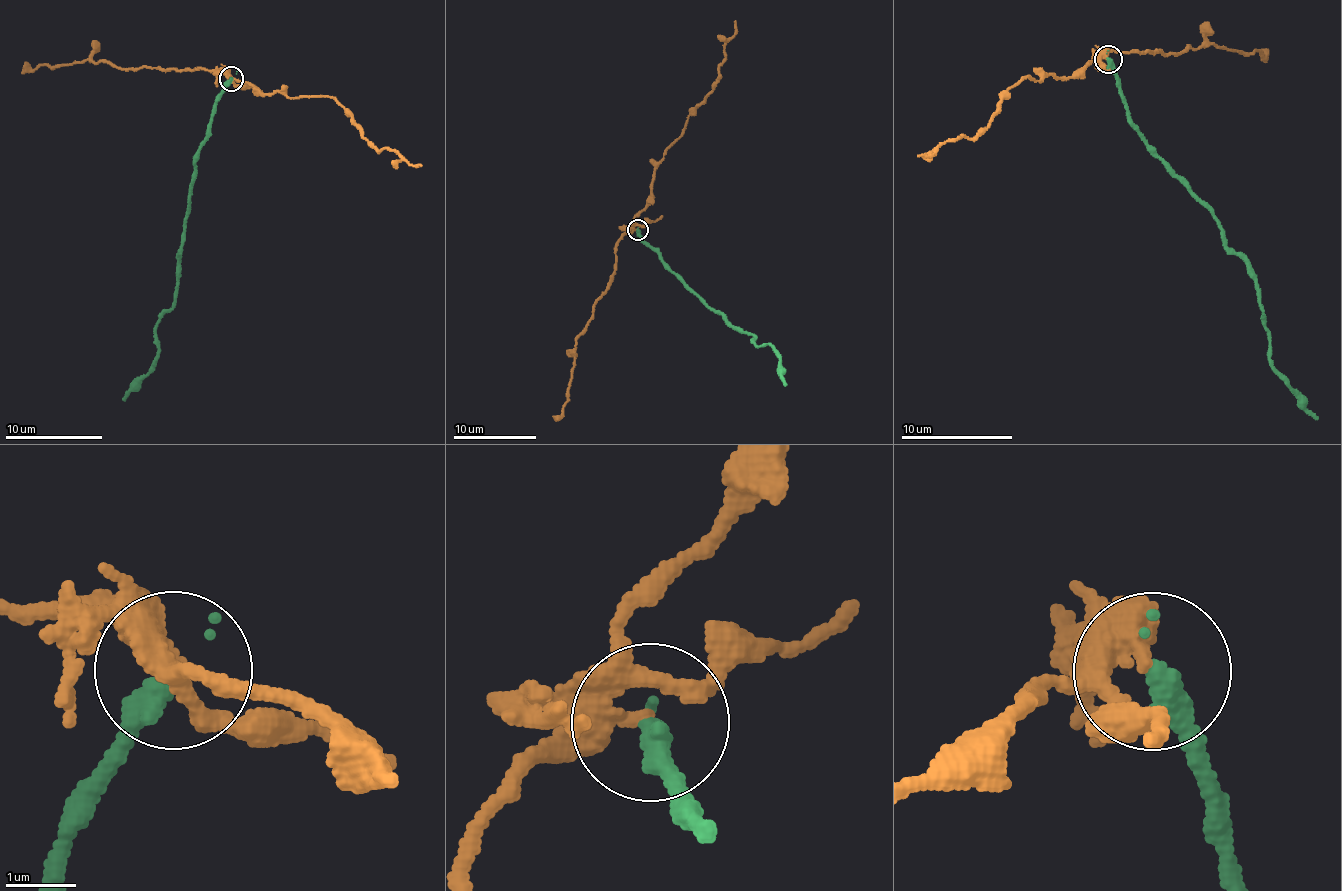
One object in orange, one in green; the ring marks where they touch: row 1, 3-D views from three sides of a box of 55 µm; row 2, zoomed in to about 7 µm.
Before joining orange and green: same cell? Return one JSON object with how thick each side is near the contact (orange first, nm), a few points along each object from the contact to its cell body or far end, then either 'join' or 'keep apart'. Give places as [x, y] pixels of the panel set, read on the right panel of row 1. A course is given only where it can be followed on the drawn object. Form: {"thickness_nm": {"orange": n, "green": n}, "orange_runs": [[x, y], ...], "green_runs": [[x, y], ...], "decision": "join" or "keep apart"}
{"thickness_nm": {"orange": 340, "green": 360}, "orange_runs": [[1107, 59], [1089, 61], [1069, 77], [1021, 79], [972, 137], [951, 138], [933, 155], [918, 157]], "green_runs": [[1107, 59], [1128, 120], [1156, 158], [1208, 209], [1231, 252], [1246, 262], [1272, 366], [1318, 420]], "decision": "keep apart"}

